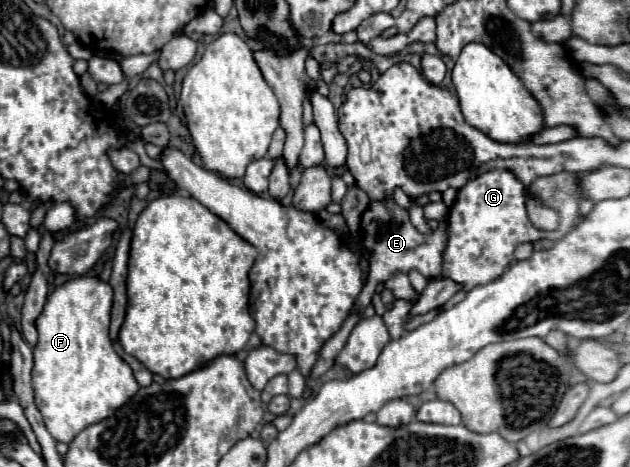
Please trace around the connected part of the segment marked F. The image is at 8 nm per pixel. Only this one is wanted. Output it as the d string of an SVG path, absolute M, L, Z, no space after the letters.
M74 277L64 285L56 287L44 305L42 315L36 321L38 343L34 345L34 369L32 369L32 389L34 403L42 413L48 433L60 441L70 443L84 427L94 425L106 417L112 417L138 389L132 369L112 347L108 337L110 327L110 309L112 309L112 287L102 283L98 277Z

